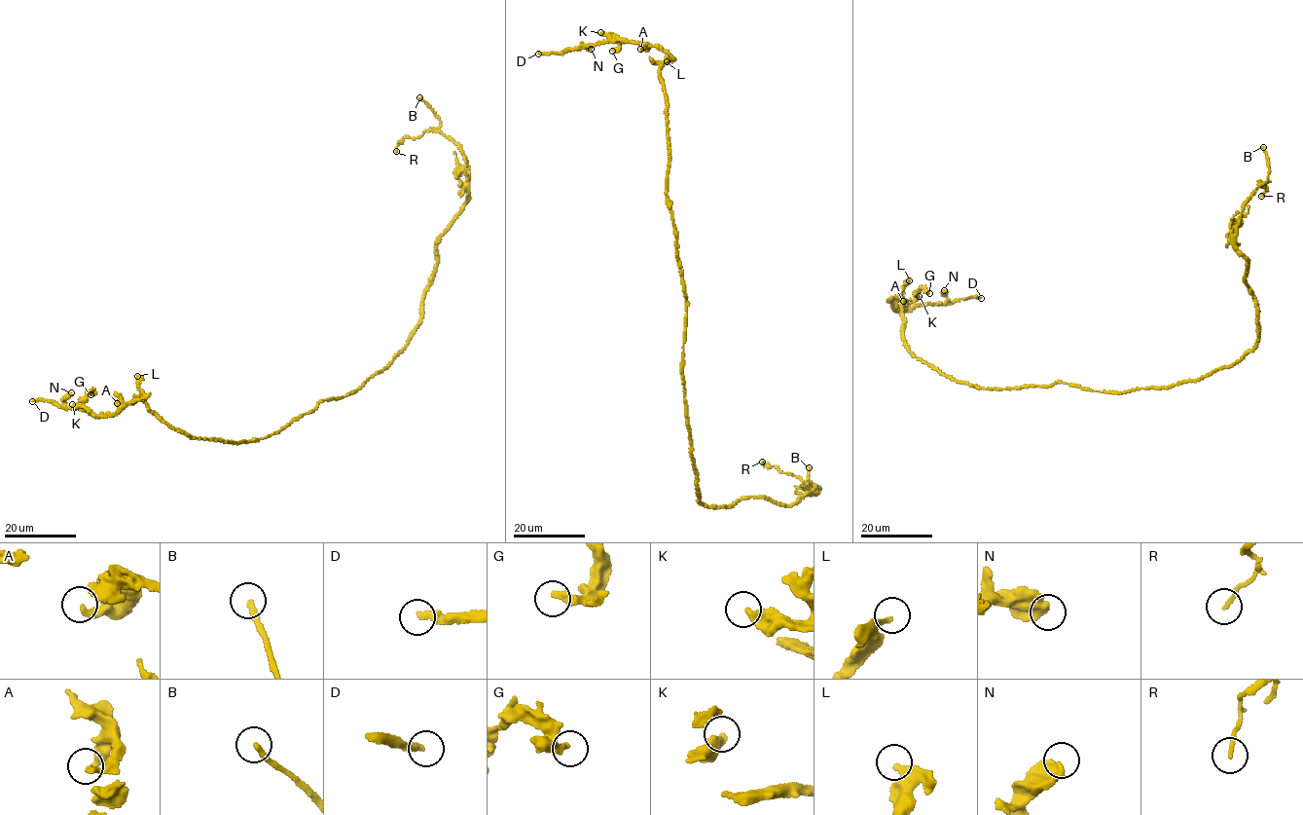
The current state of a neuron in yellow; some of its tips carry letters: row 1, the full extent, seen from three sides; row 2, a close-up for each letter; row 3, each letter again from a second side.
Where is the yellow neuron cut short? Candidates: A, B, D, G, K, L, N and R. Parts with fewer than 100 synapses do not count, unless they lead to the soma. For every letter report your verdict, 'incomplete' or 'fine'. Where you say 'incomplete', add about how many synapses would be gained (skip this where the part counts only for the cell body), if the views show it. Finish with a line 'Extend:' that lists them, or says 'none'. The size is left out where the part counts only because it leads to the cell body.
A: fine
B: fine
D: incomplete; about 250 synapses
G: fine
K: fine
L: fine
N: fine
R: fine
Extend: D

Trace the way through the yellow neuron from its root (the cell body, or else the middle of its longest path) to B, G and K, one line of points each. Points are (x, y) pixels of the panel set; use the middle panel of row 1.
B: (684, 337), (699, 501), (721, 507), (761, 497), (791, 505), (818, 493), (802, 488), (809, 467)
G: (684, 337), (687, 300), (668, 197), (667, 109), (659, 70), (669, 55), (610, 36), (618, 43), (612, 51)
K: (684, 337), (687, 300), (668, 197), (667, 109), (659, 70), (669, 55), (658, 47), (600, 32)

